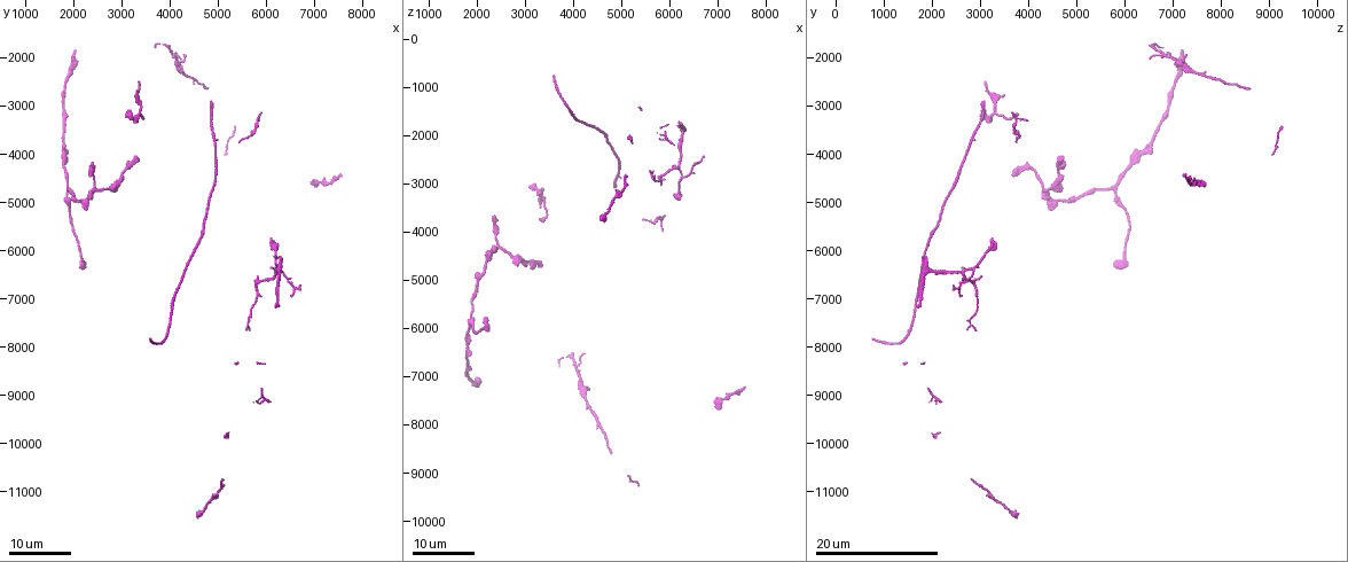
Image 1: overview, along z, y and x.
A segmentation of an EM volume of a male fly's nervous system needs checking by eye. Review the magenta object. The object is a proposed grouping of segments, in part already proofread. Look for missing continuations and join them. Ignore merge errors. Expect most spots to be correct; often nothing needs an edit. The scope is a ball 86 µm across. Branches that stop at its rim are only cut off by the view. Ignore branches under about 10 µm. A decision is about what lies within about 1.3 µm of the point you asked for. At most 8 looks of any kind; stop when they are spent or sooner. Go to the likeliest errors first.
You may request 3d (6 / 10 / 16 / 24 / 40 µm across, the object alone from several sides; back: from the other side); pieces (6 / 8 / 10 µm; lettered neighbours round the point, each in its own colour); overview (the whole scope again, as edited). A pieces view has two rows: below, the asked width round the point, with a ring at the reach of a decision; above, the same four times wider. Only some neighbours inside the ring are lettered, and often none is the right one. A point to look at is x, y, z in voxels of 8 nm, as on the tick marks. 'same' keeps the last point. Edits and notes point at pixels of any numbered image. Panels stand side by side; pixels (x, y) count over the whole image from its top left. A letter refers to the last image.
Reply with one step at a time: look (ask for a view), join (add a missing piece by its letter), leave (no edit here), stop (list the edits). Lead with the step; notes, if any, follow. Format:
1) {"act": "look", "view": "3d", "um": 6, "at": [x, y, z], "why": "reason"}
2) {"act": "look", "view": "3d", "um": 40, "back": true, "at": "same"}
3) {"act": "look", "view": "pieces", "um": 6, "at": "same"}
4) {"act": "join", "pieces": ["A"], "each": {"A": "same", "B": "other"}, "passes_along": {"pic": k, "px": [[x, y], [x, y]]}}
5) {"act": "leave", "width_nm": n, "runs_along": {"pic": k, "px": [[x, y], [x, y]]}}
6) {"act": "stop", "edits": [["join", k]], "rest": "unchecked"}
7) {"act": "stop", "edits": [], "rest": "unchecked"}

{"act": "look", "view": "3d", "um": 24, "at": [6150, 5750, 3250], "why": "free end"}

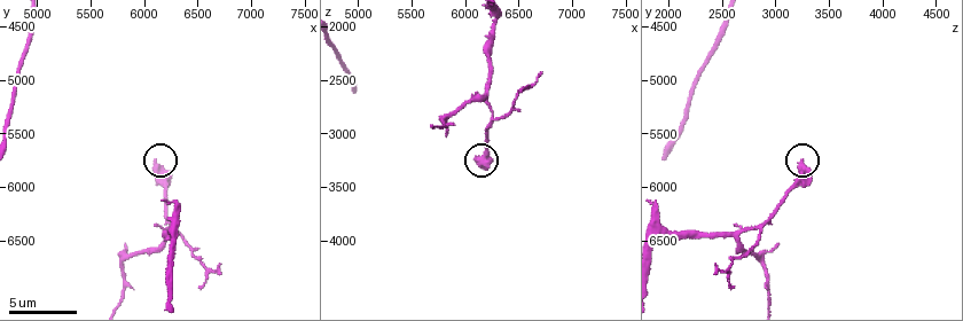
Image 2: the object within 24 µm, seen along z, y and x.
{"act": "look", "view": "3d", "um": 10, "at": [6120, 5760, 3260]}

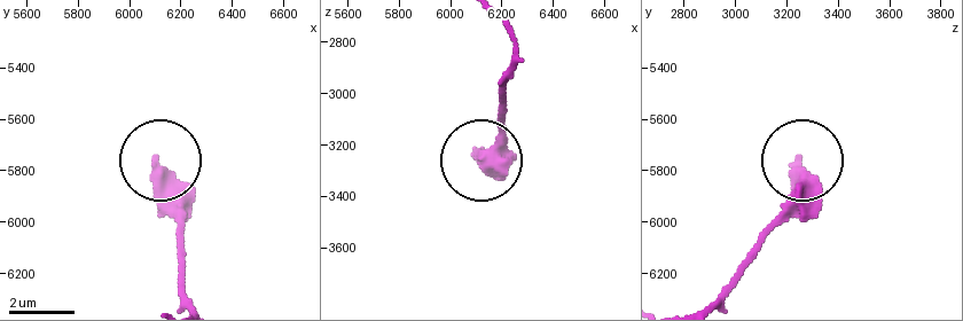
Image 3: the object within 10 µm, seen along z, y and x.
{"act": "look", "view": "pieces", "um": 10, "at": [6110, 5760, 3250], "why": "what lies round it"}

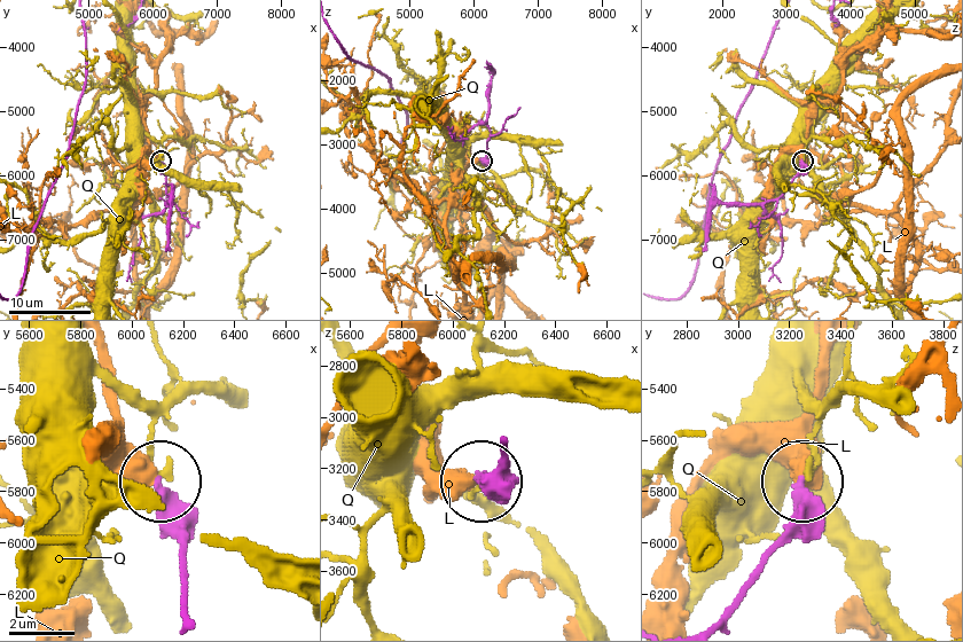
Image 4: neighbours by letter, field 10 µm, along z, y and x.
{"act": "leave", "each": {"L": "other", "Q": "other"}, "found": "none of them fits"}

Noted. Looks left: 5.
{"act": "look", "view": "3d", "um": 16, "at": [2200, 6350, 5800], "why": "branch stops here"}

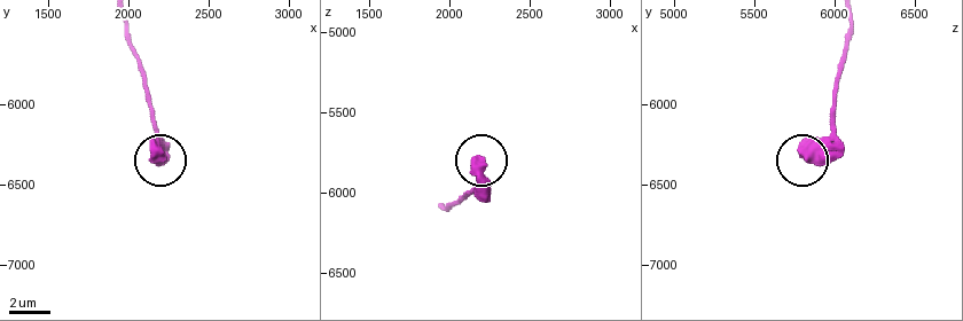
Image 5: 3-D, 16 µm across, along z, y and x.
{"act": "look", "view": "pieces", "um": 10, "at": [2200, 6340, 5820]}

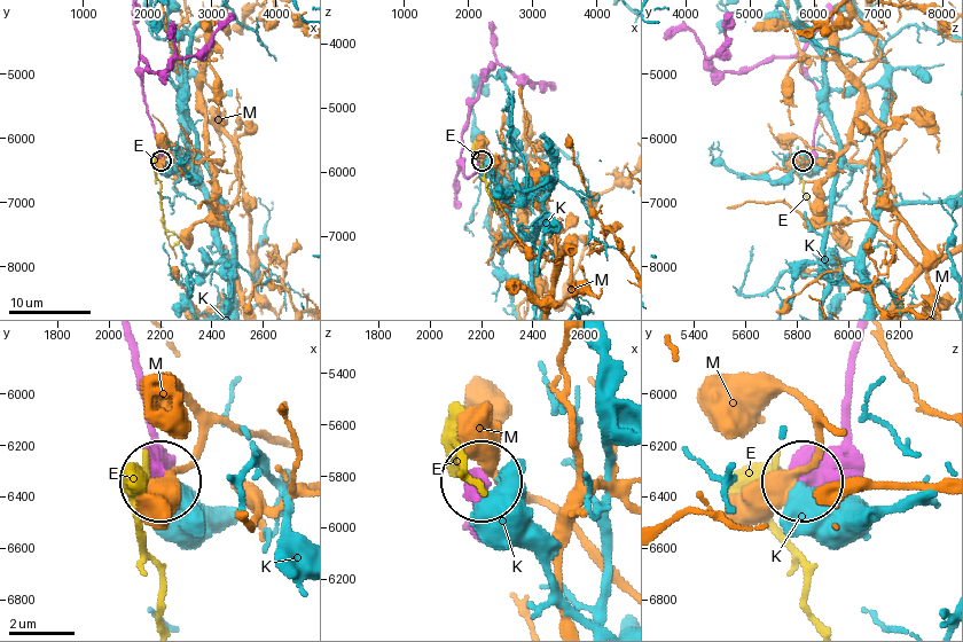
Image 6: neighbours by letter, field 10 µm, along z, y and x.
{"act": "leave", "width_nm": 620, "each": {"E": "other", "K": "other", "M": "other"}, "found": "none of them fits"}

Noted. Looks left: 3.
{"act": "look", "view": "3d", "um": 24, "at": [2300, 4450, 3700], "why": "an open end"}

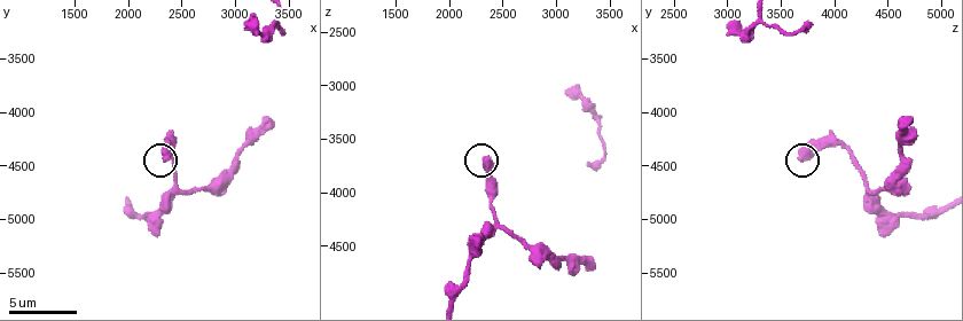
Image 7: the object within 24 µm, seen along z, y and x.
{"act": "look", "view": "pieces", "um": 6, "at": [2340, 4420, 3680]}

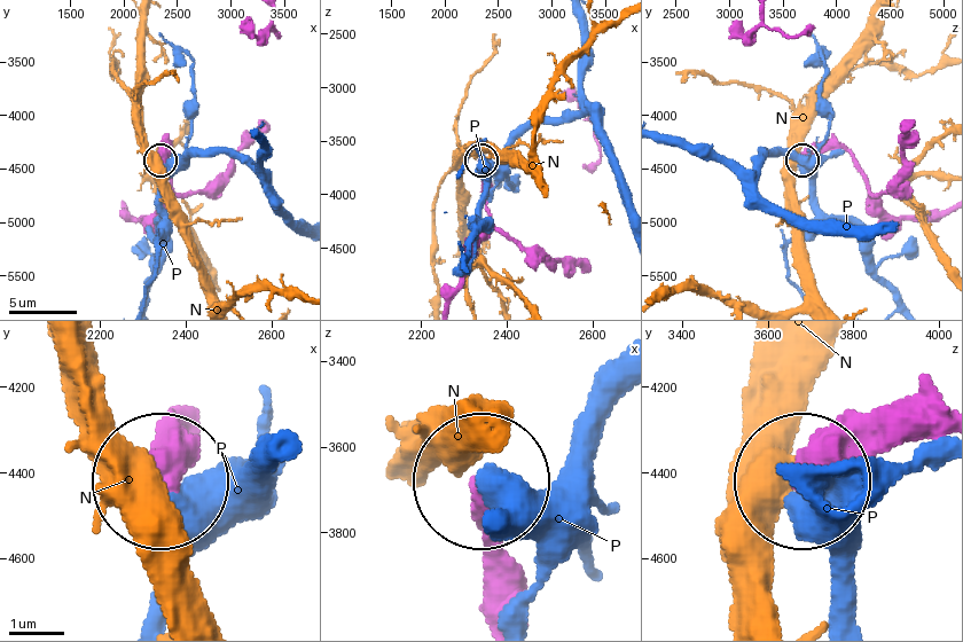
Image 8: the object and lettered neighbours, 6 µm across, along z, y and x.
{"act": "leave", "each": {"N": "other", "P": "other"}, "found": "no lettered piece goes on from it"}

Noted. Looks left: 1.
{"act": "look", "view": "pieces", "um": 10, "at": [3160, 3120, 3040], "why": "an open end"}

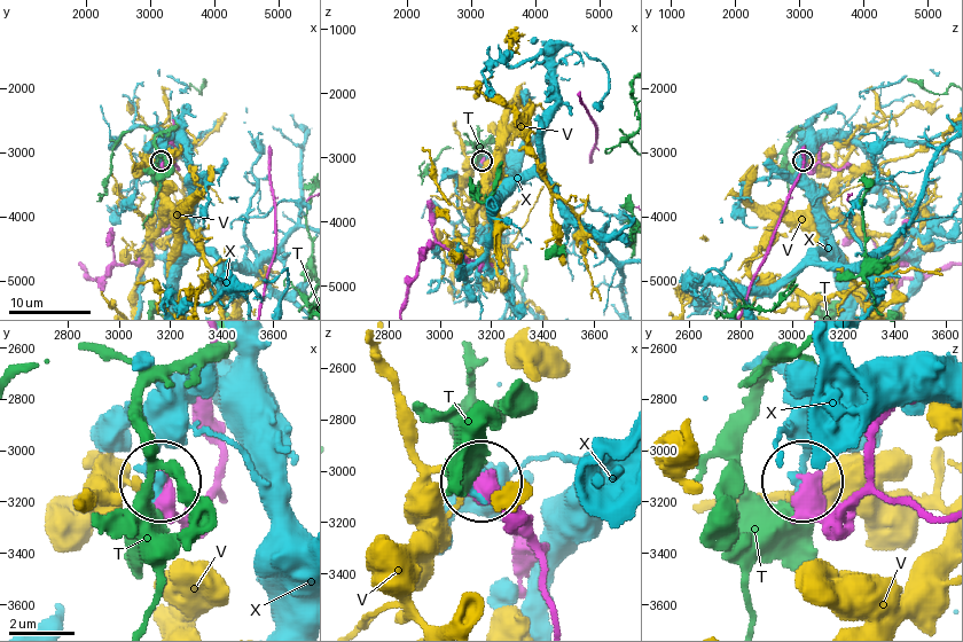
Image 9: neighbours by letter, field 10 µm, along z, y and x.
{"act": "leave", "width_nm": 590, "each": {"T": "other", "V": "other", "X": "other"}, "found": "none of them fits"}

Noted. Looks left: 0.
{"act": "stop", "edits": [], "rest": "unchecked"}

